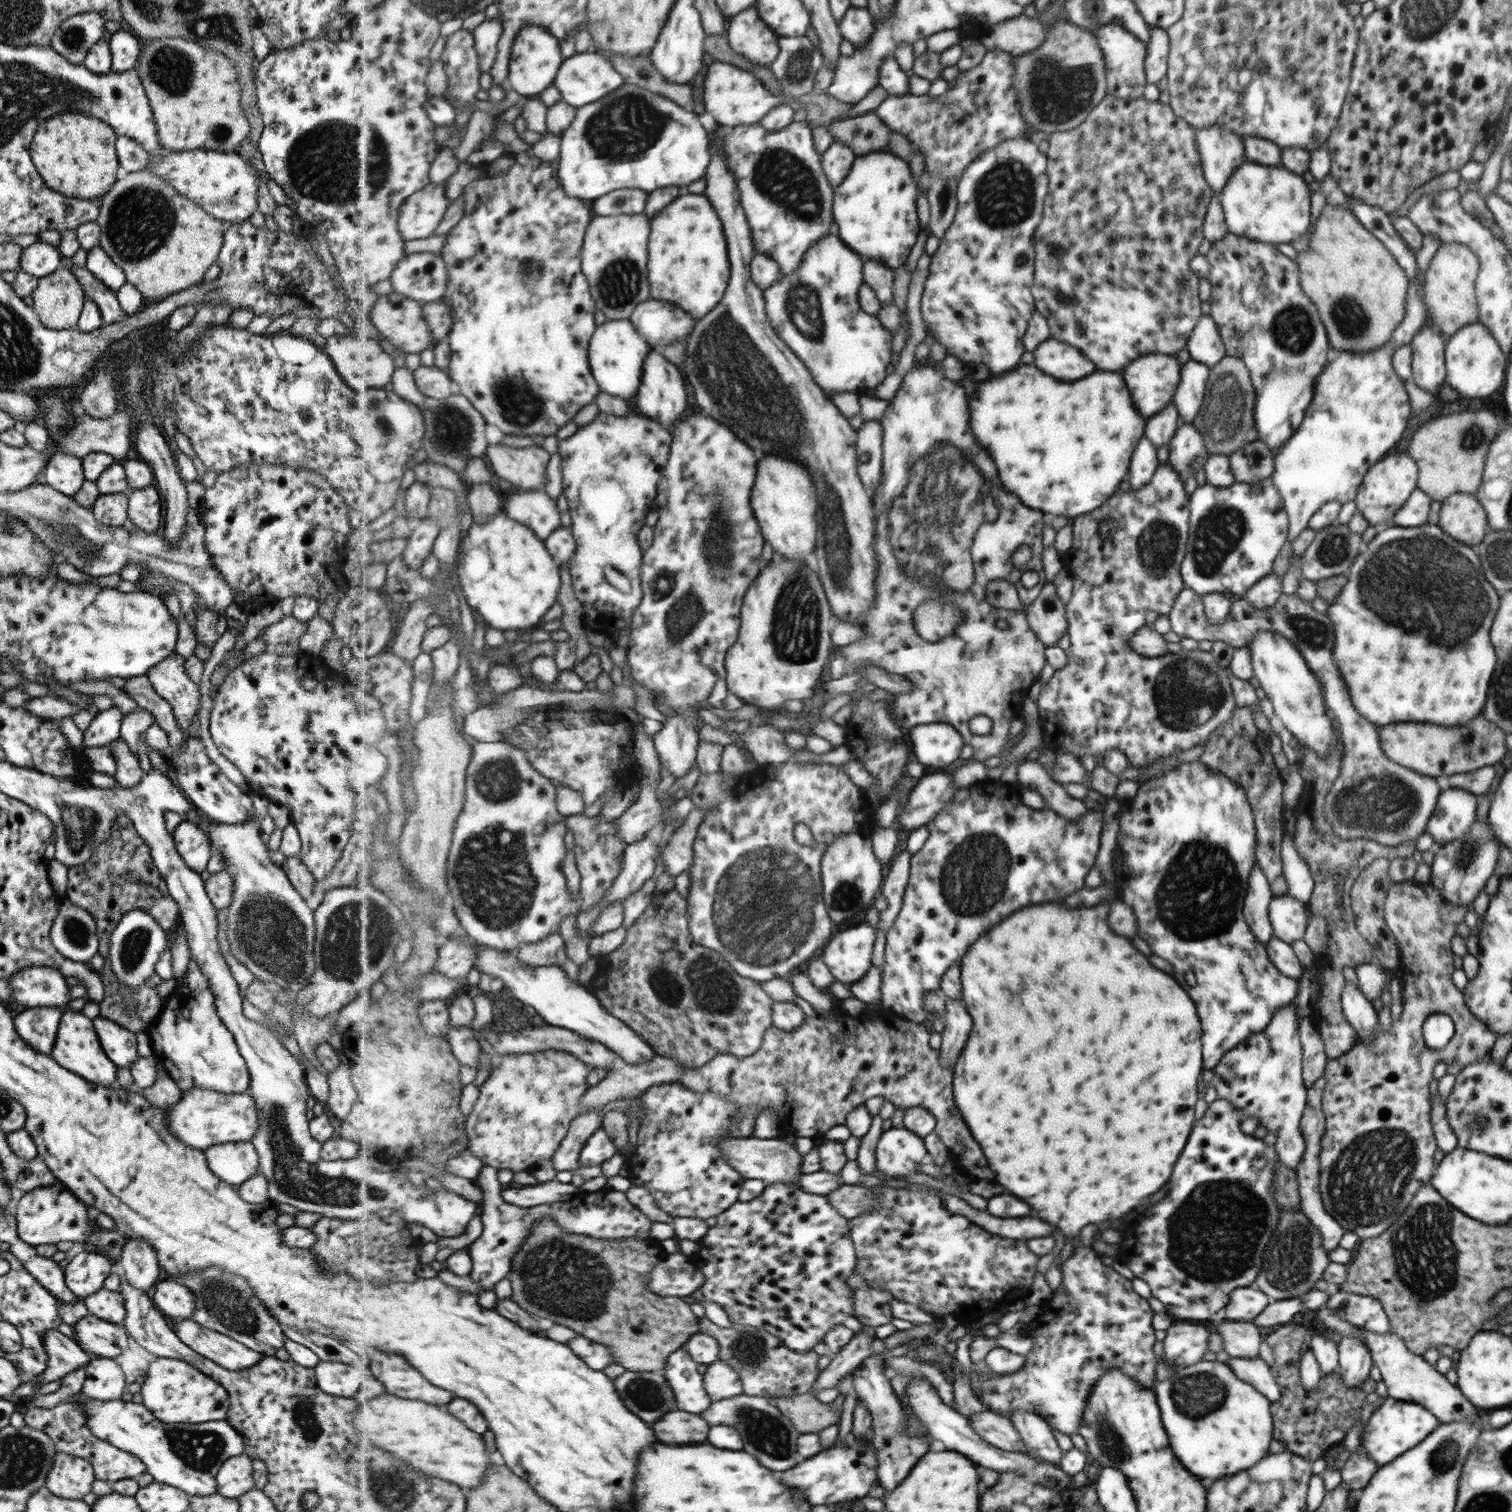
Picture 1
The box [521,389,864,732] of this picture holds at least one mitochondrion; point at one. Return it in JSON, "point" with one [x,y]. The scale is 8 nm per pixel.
{"point":[795,623]}

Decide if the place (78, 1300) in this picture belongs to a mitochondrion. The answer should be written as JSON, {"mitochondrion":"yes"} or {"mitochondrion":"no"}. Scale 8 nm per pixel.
{"mitochondrion":"no"}

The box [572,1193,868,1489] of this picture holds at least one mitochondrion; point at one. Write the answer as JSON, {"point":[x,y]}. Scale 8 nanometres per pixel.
{"point":[766,1432]}

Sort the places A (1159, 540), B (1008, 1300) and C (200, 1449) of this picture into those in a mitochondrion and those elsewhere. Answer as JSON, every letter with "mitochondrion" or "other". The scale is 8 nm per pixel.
{"A":"mitochondrion","B":"other","C":"mitochondrion"}

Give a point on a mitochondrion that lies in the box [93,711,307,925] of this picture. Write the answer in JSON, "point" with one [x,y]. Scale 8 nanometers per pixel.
{"point":[131,876]}

